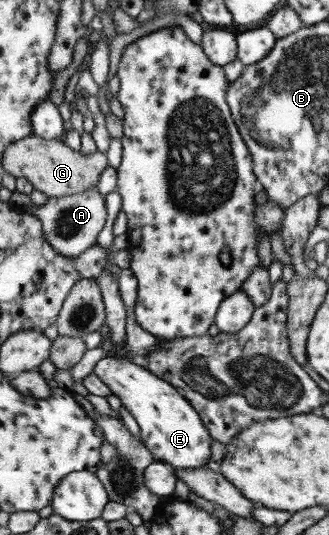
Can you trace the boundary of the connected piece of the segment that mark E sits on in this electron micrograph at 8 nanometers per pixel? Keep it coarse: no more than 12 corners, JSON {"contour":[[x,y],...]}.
{"contour":[[107,353],[93,373],[155,460],[207,466],[210,428],[174,384]]}

